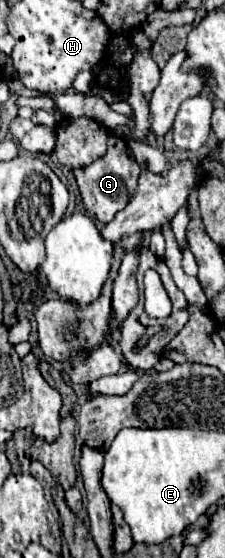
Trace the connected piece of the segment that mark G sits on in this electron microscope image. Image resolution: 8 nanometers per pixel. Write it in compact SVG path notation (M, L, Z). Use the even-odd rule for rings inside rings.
M110 136L110 140L108 140L108 152L100 160L92 162L88 168L74 170L74 176L76 176L78 188L80 188L80 196L82 196L82 202L84 202L86 210L92 212L100 222L106 224L136 194L140 166L128 156L128 152L126 152L126 140L118 138L118 136Z

